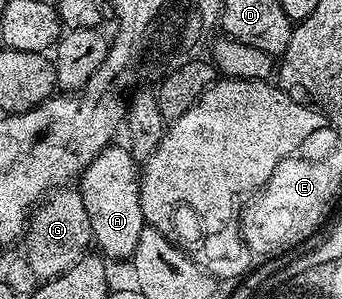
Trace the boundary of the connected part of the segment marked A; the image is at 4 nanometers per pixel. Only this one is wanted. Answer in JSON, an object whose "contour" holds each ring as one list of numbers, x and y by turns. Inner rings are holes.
{"contour":[[110,145,87,167,78,180,77,189,83,197,88,220,91,221,93,240,100,246,104,258,130,260,146,227,142,213,140,174,137,161,126,146]]}

